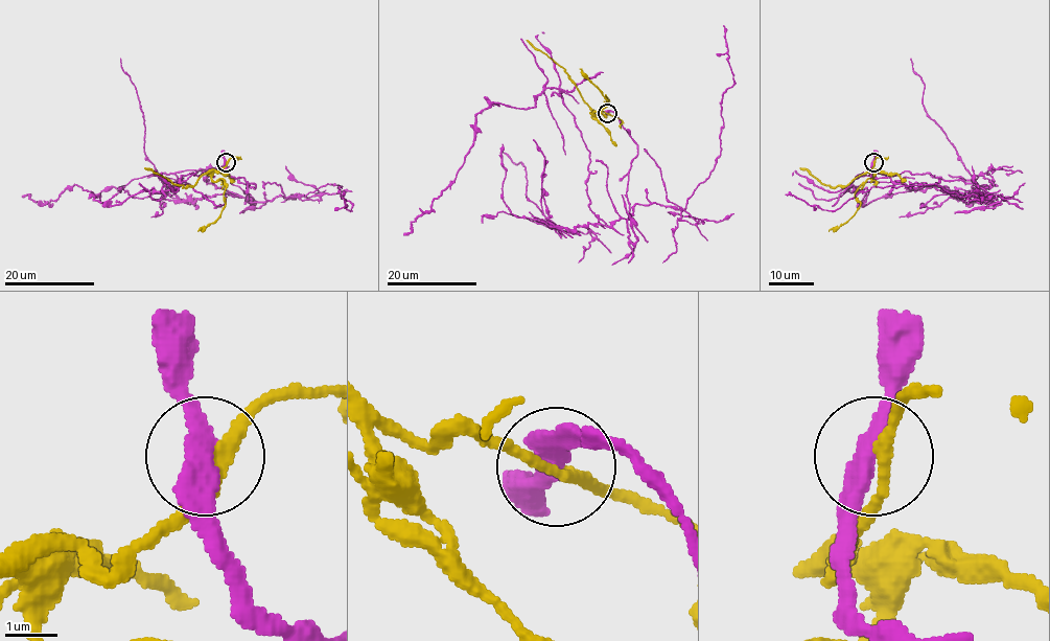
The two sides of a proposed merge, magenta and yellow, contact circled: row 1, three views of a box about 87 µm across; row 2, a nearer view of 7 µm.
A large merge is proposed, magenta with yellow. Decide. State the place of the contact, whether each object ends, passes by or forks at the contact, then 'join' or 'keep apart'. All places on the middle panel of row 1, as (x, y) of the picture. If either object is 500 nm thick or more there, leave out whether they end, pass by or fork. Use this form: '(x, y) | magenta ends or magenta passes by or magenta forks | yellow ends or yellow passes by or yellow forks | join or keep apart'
(607, 113) | magenta passes by | yellow passes by | keep apart

